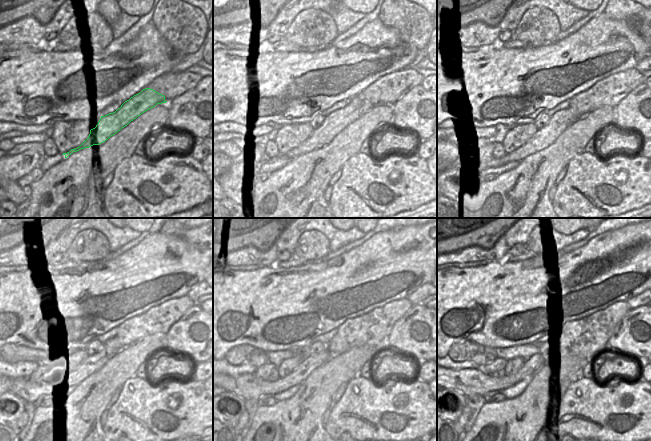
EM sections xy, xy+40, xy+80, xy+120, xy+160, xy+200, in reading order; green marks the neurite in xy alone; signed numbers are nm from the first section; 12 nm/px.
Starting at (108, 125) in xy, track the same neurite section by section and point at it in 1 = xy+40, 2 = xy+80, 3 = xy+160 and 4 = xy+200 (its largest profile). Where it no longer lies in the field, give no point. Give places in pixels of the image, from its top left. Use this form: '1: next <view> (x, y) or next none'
1: next xy+40 (334, 123)
2: next xy+80 (546, 136)
3: next xy+160 (248, 384)
4: next xy+200 (470, 382)

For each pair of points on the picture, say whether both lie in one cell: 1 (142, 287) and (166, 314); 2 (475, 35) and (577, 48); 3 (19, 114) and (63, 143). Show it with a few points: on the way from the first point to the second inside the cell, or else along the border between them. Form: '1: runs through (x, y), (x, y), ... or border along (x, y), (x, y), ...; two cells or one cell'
1: border along (180, 296), (168, 299), (137, 316); two cells
2: border along (492, 43), (471, 47); two cells
3: border along (74, 120), (57, 120), (51, 125); two cells

